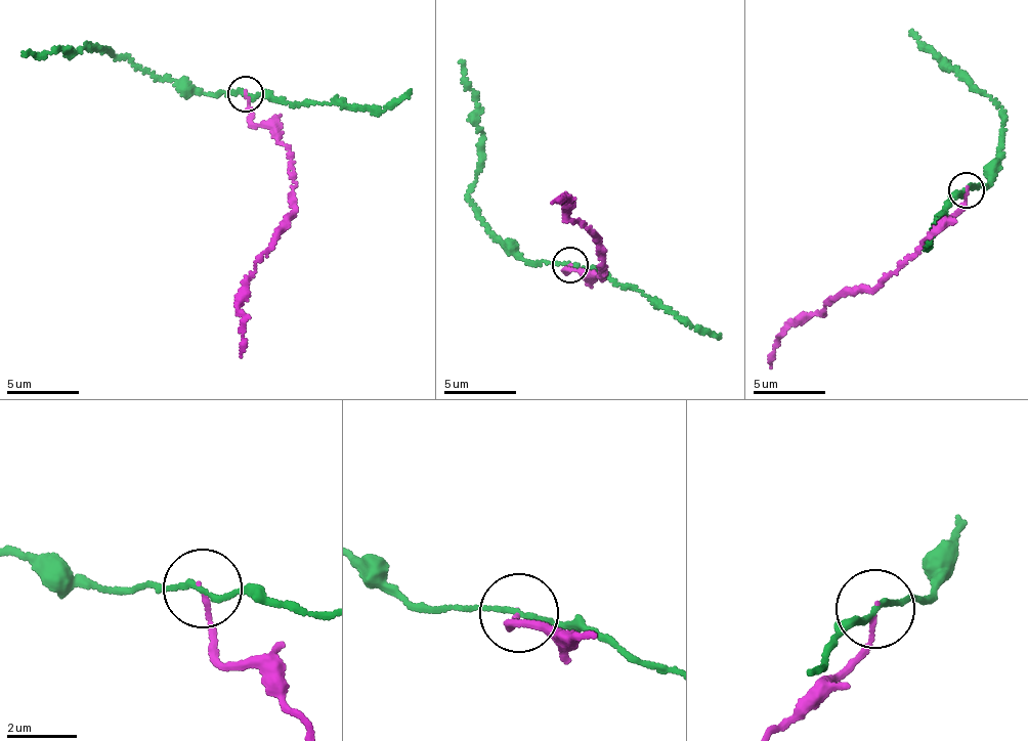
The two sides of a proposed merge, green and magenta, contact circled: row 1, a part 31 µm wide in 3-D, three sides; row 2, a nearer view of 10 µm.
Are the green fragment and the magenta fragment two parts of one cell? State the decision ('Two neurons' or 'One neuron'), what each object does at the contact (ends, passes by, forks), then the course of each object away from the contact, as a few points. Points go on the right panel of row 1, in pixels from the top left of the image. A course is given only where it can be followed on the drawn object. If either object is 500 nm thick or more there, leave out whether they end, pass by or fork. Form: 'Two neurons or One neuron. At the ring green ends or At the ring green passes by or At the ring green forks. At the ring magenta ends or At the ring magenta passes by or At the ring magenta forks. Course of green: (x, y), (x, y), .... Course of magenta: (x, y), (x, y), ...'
Two neurons. At the ring green passes by. At the ring magenta ends. Course of green: (967, 190), (994, 180), (1005, 130), (1000, 112), (955, 70), (926, 51), (911, 31). Course of magenta: (967, 190), (966, 205), (938, 225), (872, 290), (844, 289), (820, 312), (802, 317), (781, 333), (771, 367)

